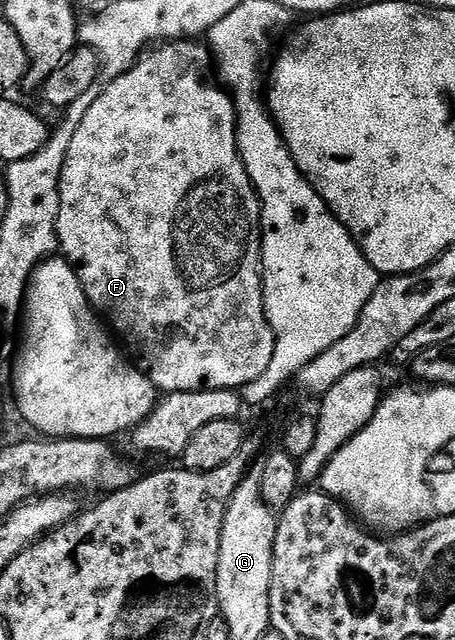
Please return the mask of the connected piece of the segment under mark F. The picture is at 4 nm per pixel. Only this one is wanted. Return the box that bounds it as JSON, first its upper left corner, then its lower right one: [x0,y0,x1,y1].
[57,38,275,394]

